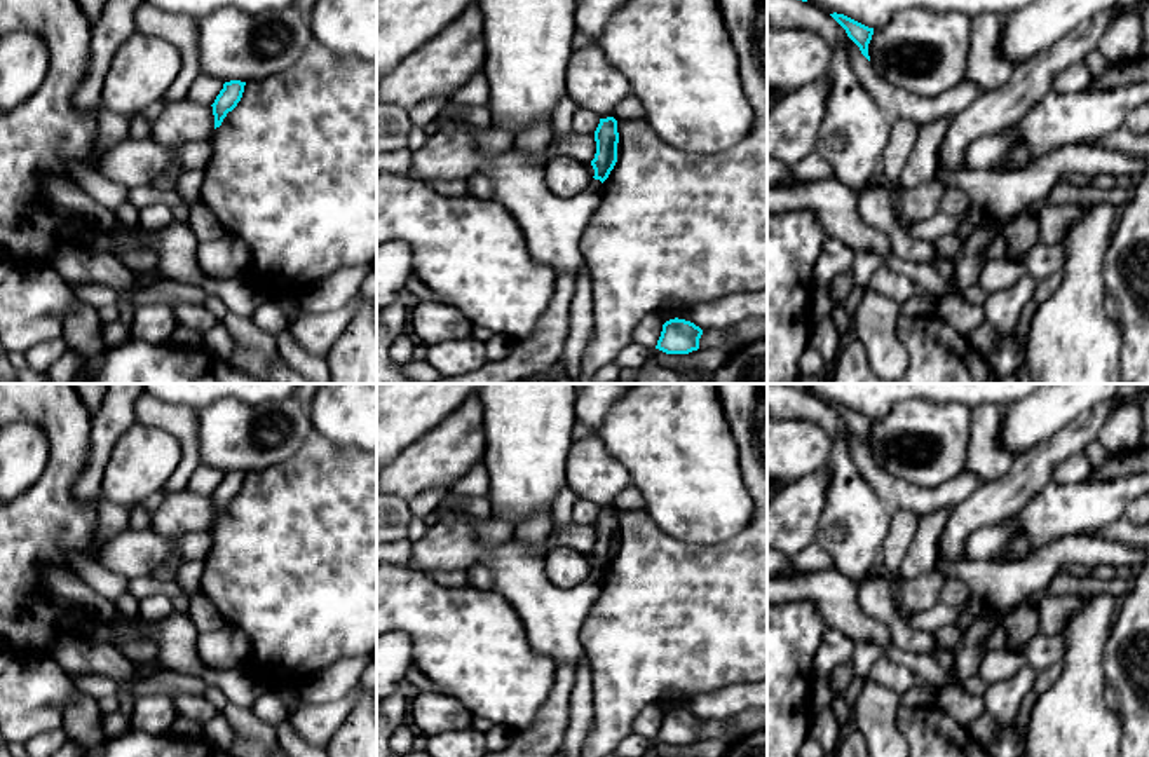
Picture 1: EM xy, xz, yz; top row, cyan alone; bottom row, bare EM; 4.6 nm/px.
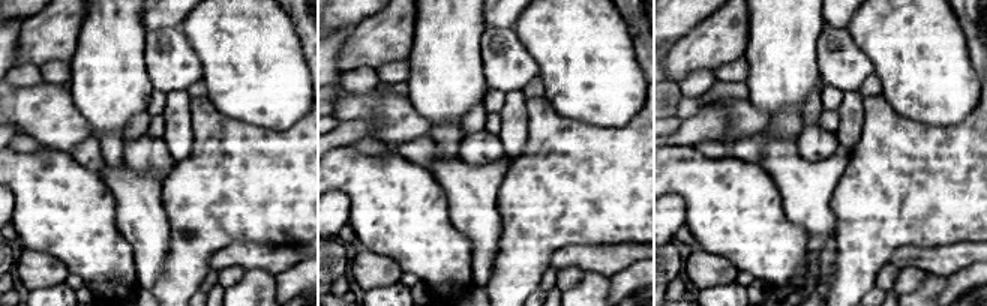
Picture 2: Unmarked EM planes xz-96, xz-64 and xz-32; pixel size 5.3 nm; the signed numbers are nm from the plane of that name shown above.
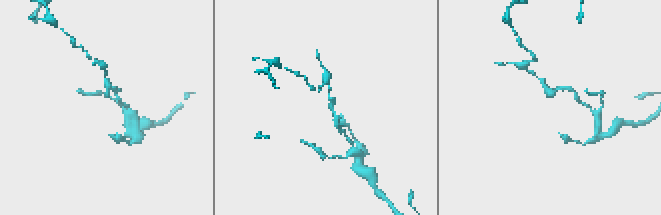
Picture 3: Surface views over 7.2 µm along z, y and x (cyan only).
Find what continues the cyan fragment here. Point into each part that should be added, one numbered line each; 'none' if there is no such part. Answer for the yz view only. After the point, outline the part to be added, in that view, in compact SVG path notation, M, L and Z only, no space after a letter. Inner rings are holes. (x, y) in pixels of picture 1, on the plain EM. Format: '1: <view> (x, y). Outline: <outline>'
none

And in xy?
none

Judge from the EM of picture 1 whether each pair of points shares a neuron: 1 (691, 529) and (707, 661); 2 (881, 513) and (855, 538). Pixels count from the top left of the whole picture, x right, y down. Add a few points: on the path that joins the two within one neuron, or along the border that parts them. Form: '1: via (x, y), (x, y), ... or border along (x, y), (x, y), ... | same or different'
1: border along (656, 524), (675, 538), (700, 545), (733, 539) | different
2: via (874, 518), (862, 531) | same

